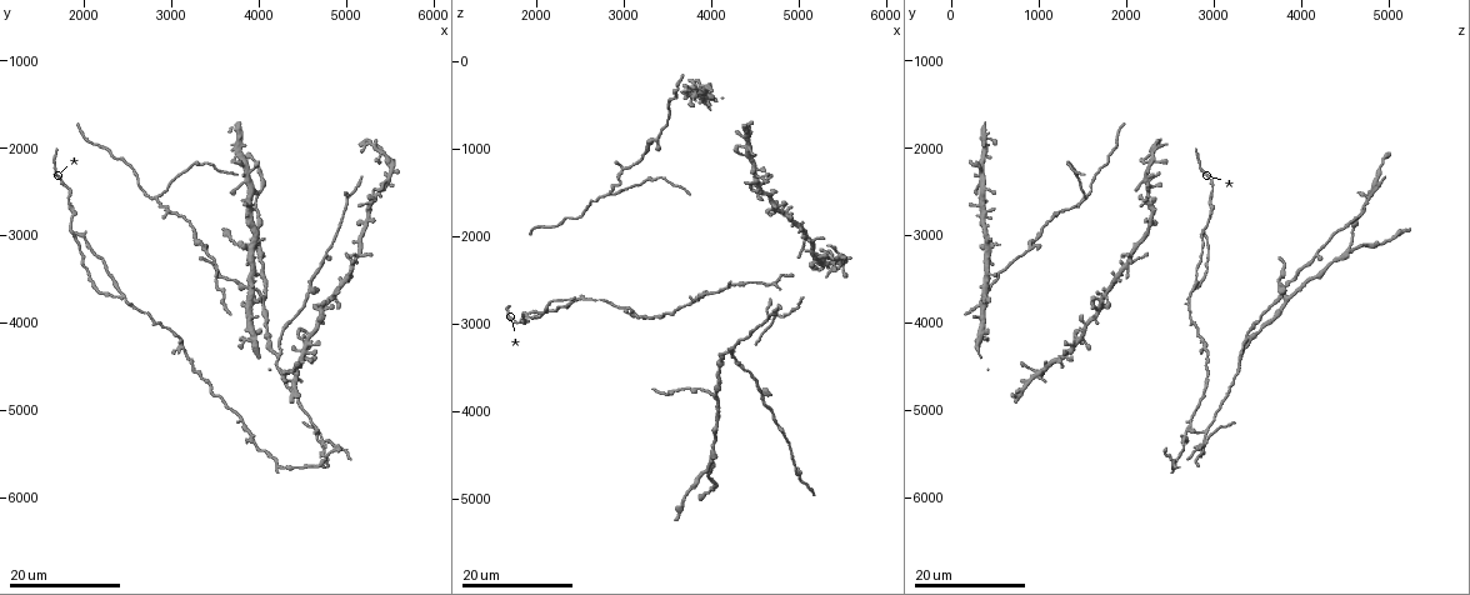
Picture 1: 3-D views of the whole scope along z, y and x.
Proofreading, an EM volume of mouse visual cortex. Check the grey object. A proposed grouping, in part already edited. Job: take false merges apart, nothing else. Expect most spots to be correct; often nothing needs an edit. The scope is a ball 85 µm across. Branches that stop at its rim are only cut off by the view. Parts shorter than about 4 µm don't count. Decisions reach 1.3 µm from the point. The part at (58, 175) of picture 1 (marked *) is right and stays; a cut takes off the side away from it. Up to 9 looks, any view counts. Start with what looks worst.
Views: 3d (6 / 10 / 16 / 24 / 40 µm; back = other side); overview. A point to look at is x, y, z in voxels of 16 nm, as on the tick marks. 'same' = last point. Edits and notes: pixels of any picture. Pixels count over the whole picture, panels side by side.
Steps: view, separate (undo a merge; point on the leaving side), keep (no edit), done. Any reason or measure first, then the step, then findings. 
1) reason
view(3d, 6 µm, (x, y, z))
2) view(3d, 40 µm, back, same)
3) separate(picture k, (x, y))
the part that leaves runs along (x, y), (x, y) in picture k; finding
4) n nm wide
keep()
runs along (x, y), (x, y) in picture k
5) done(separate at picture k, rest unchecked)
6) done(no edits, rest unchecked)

side arm on a straight run
view(3d, 16 µm, (4200, 4350, 3350))

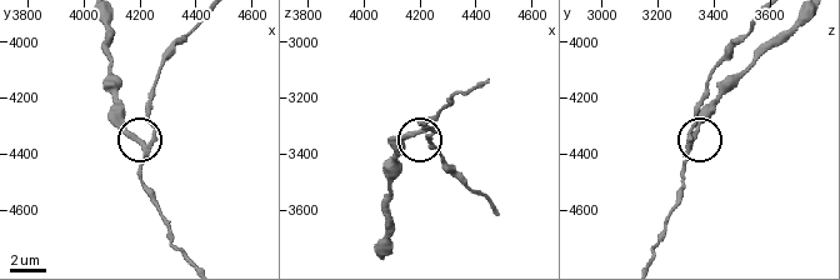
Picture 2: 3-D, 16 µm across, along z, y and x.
view(3d, 10 µm, same)

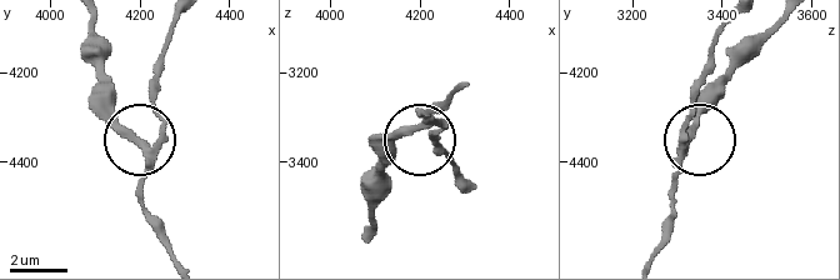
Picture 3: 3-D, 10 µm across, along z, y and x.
separate(picture 3, (114, 130))
the part that leaves runs along (148, 150), (114, 110), (105, 53), (90, 24) in picture 3; two cells meet here

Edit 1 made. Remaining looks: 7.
side arm on a straight run
view(3d, 24 µm, (3250, 4500, 2900))

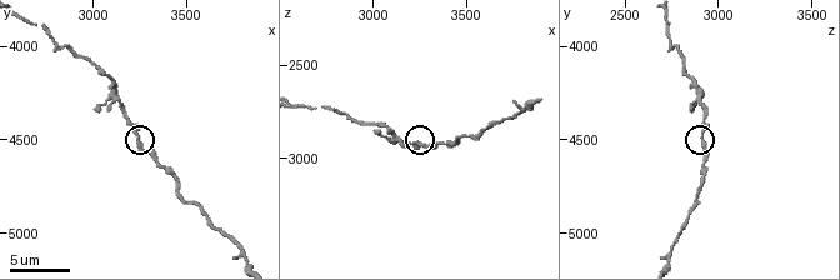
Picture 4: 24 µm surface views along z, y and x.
view(3d, 10 µm, (3220, 4480, 2900))

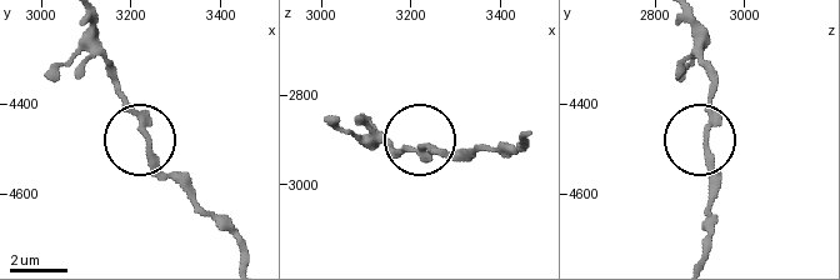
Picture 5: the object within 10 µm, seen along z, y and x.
3 arms
keep()
runs along (685, 23), (711, 88), (704, 159), (711, 206) in picture 5; continuous, no second cell

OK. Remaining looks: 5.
sudden change in width
view(3d, 24 µm, (4750, 3300, 4150))

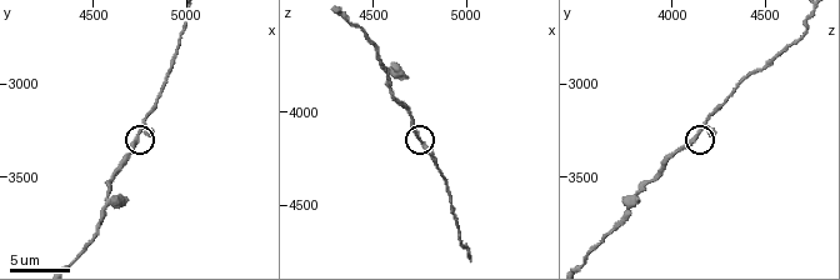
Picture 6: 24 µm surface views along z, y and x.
zoom in
view(3d, 10 µm, (4740, 3260, 4160))

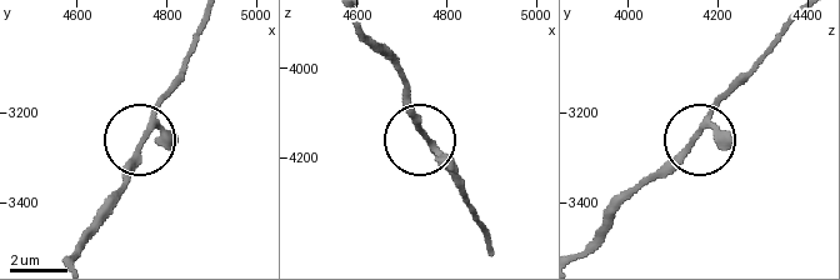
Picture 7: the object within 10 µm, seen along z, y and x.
view(3d, 10 µm, back, (4750, 3265, 4145))

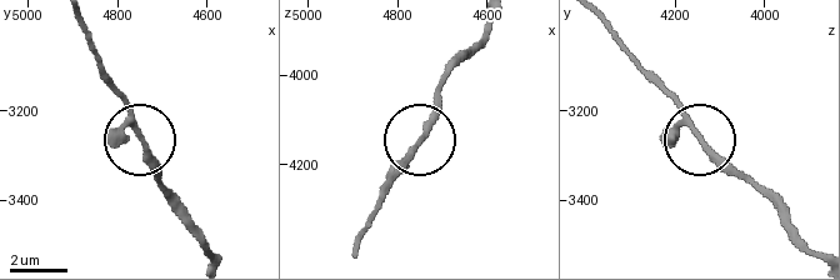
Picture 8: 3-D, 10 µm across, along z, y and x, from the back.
keep()
runs along (815, 251), (653, 83) in picture 8; one cell here

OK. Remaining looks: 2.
view(3d, 16 µm, (2850, 2550, 1500))

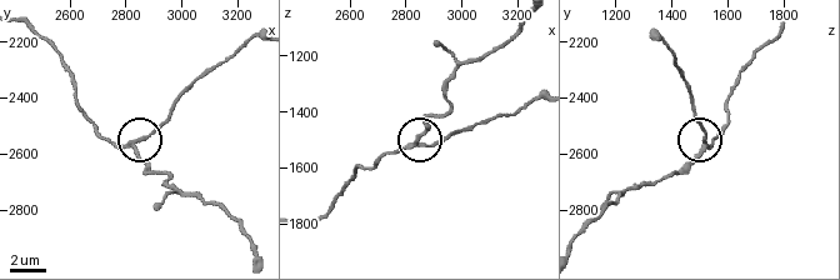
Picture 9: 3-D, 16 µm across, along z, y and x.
view(3d, 10 µm, (2830, 2570, 1510))

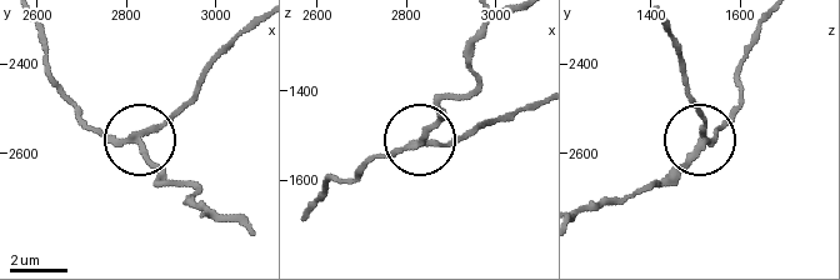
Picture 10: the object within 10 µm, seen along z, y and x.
side arm 20 µm; 3 arms
separate(picture 10, (171, 114))
a second cell is stuck on

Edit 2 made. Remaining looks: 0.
done(separate at picture 3, separate at picture 10, rest unchecked)

